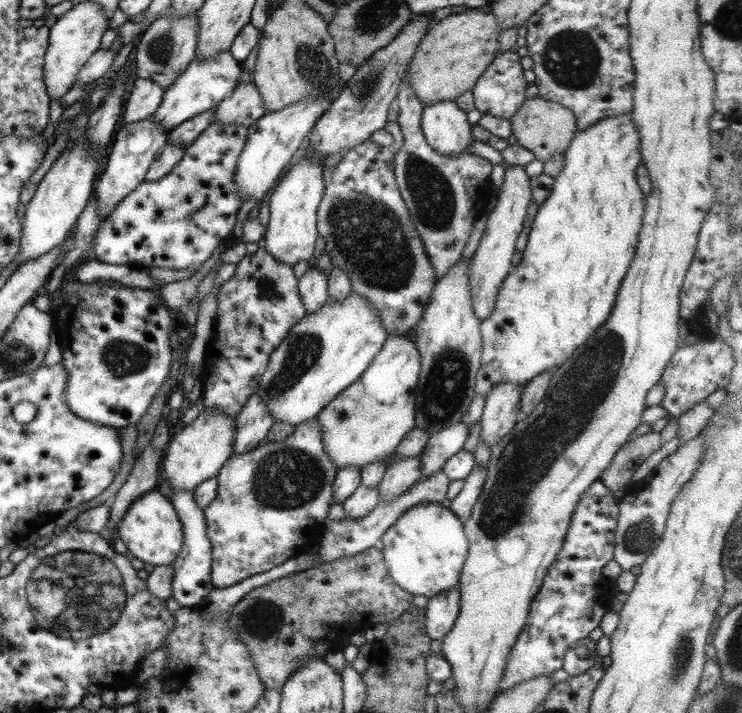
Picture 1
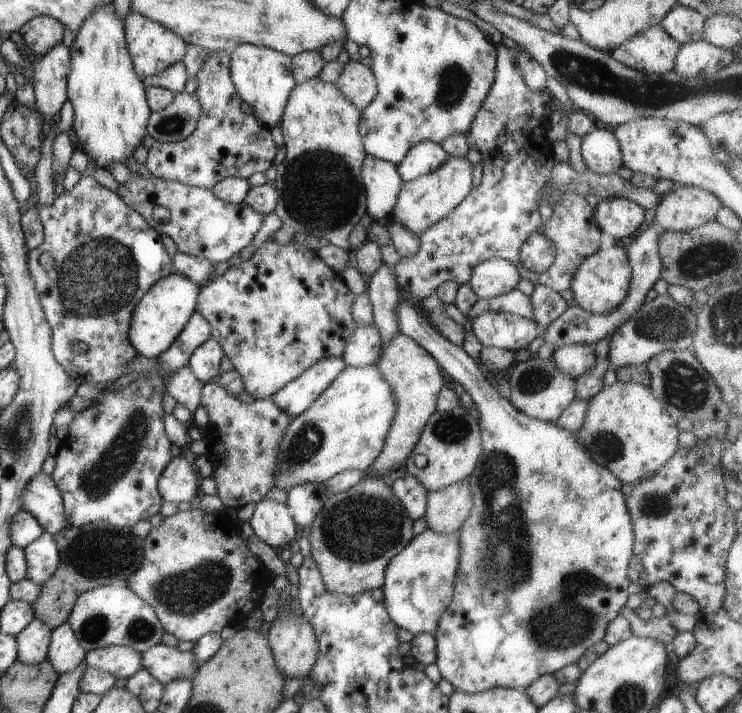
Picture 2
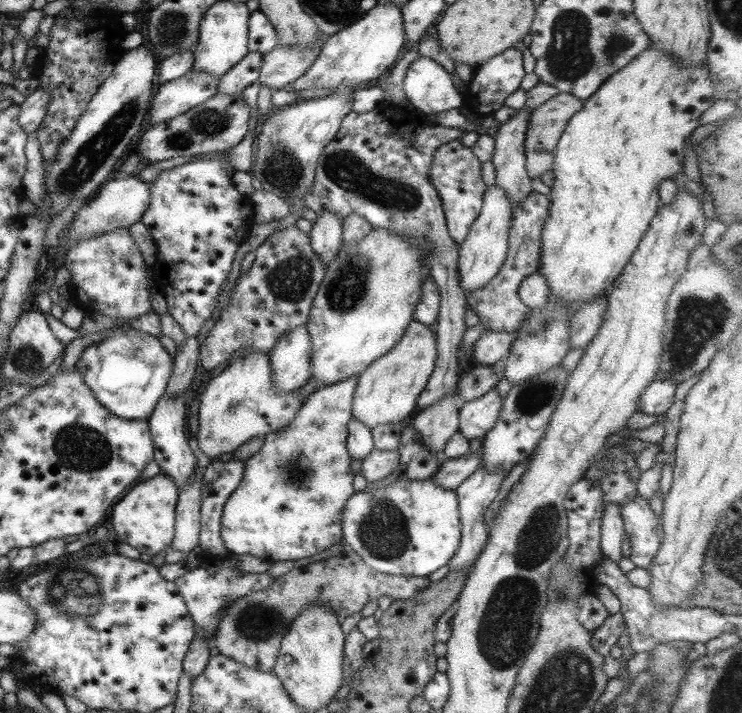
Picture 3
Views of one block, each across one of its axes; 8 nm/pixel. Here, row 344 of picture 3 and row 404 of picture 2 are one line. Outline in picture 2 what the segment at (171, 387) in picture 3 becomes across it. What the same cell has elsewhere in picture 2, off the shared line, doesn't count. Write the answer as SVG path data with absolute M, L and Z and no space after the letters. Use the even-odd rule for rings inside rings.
M189 364L176 370L174 374L168 374L166 378L166 392L176 399L176 403L184 404L190 413L194 413L201 405L201 391L204 386L205 383L196 378Z

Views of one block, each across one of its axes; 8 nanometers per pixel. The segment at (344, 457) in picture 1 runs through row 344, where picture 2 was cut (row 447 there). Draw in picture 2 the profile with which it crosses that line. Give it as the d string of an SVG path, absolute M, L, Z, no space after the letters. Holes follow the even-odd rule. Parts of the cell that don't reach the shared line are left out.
M404 334L394 336L388 344L381 347L377 366L382 378L392 386L396 396L394 402L398 404L394 422L390 426L390 432L386 434L384 450L367 471L367 474L381 477L388 475L390 470L398 470L405 463L411 462L410 452L418 443L430 416L437 410L438 396L444 388L444 376L434 356Z

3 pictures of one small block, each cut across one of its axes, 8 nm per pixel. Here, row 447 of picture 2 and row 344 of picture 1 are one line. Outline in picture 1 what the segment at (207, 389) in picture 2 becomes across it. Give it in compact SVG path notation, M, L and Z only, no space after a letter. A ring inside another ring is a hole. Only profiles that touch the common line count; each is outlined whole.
M259 248L255 253L245 255L237 264L234 276L222 284L217 295L218 315L215 318L214 338L206 351L206 364L202 374L203 412L224 412L235 419L243 410L248 398L259 388L260 378L268 368L270 354L287 338L290 330L306 317L299 291L298 280L293 266L274 259L266 249Z

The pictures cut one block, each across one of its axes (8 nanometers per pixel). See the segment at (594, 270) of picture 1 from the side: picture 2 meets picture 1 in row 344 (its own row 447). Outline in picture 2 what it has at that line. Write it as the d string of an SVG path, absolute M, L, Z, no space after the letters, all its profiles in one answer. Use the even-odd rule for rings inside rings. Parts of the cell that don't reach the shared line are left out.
M411 299L400 302L398 300L396 316L398 316L400 333L412 338L424 350L430 352L430 355L434 356L442 370L445 370L452 377L452 381L464 386L476 404L477 410L475 414L482 428L481 454L474 471L467 478L468 482L470 482L470 492L472 492L474 504L468 519L462 524L460 531L462 552L460 552L460 558L458 558L459 568L455 586L453 587L453 600L450 606L446 608L446 612L440 616L438 630L433 635L437 649L435 664L438 665L442 677L458 692L475 694L486 692L486 690L492 690L492 688L496 687L526 689L532 682L535 682L543 675L553 674L565 666L578 662L588 648L605 638L610 622L619 616L619 611L623 610L626 605L629 597L628 587L631 583L627 574L628 562L630 562L633 554L634 540L628 506L626 505L624 494L622 494L623 483L608 468L600 466L598 462L594 462L590 458L590 454L586 452L584 444L578 438L578 431L572 432L572 430L560 428L556 422L546 422L546 420L532 418L532 416L520 412L506 397L502 397L486 378L487 373L484 369L479 364L476 364L463 348L449 342L442 334L438 333L426 312L420 309L418 301Z

